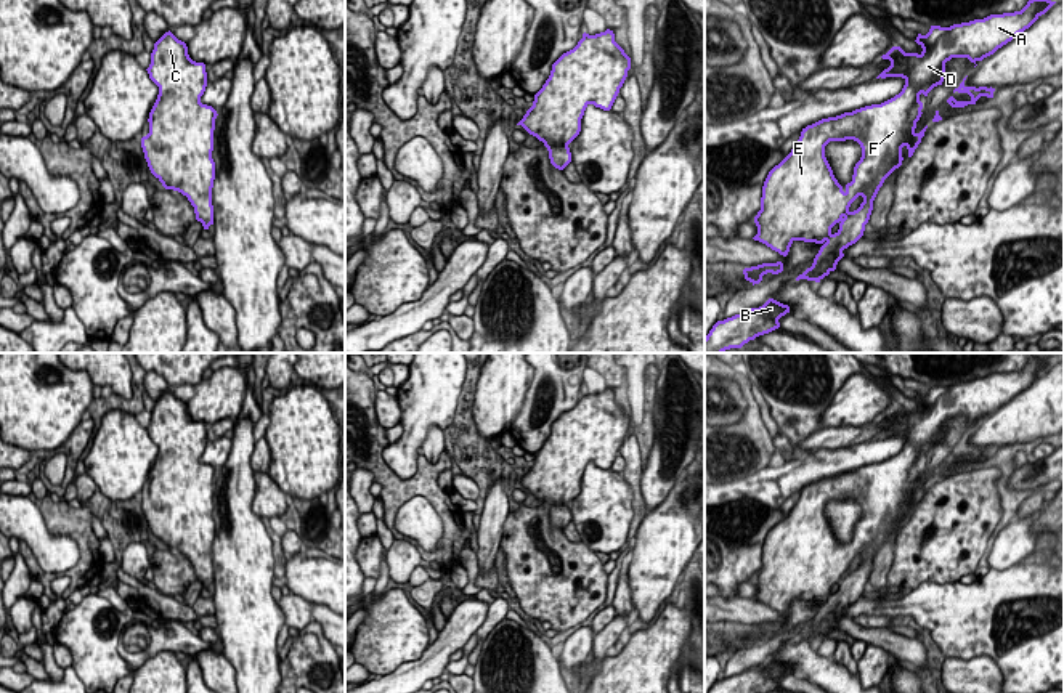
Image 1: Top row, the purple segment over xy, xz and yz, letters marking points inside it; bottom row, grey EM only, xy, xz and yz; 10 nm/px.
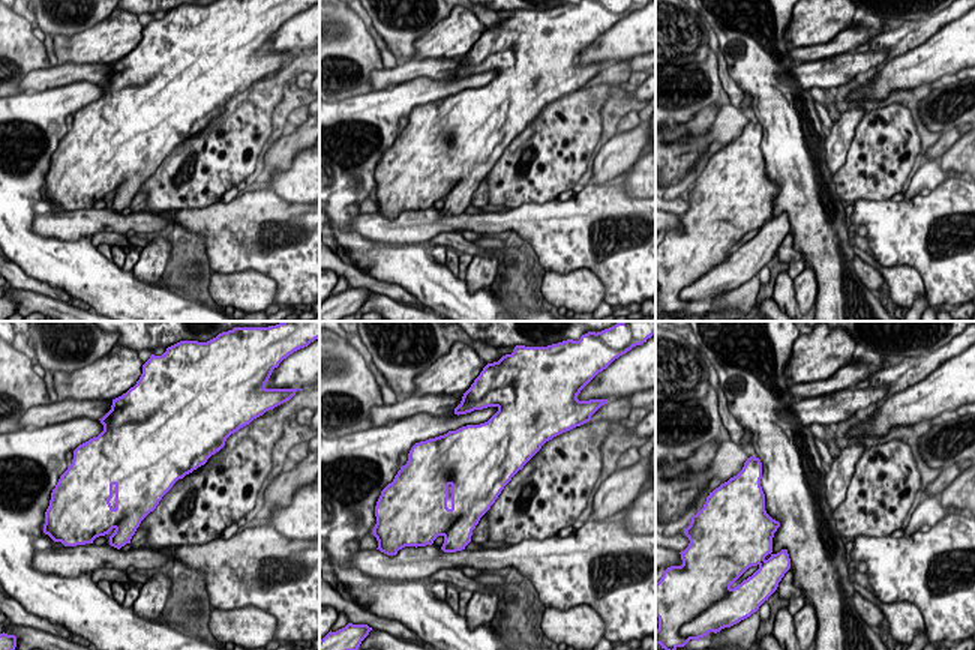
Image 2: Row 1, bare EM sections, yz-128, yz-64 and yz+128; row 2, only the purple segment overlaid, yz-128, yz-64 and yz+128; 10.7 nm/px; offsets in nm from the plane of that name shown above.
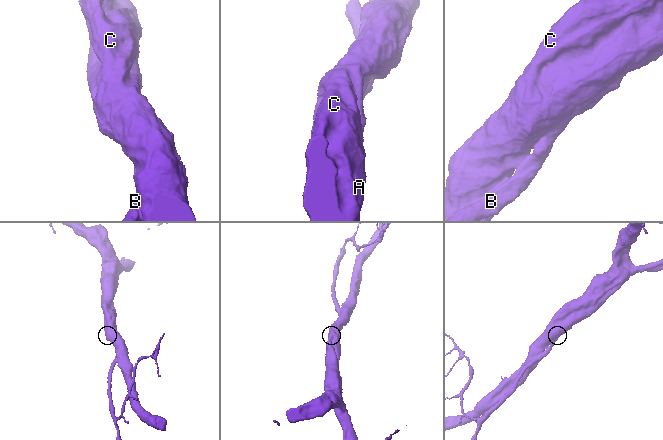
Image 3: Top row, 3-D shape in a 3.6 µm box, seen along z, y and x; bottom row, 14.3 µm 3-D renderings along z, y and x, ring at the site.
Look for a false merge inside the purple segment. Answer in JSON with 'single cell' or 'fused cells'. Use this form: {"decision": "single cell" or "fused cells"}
{"decision": "single cell"}

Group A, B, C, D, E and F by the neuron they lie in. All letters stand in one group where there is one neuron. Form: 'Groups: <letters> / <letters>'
Groups: A B C D E F

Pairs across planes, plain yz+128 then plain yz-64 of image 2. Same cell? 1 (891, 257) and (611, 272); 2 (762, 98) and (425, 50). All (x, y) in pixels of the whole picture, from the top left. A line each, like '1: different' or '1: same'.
1: same
2: different

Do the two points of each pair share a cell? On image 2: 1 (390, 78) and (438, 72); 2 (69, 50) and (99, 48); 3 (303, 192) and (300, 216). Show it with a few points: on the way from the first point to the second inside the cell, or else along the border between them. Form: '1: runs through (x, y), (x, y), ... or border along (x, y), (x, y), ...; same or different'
1: runs through (402, 72), (426, 69); same
2: runs through (77, 48), (92, 48); same
3: border along (270, 188), (282, 198), (303, 204); different

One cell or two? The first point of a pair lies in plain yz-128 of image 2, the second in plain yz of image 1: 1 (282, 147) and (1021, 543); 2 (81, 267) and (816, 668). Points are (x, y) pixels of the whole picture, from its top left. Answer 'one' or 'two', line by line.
1: one
2: one

